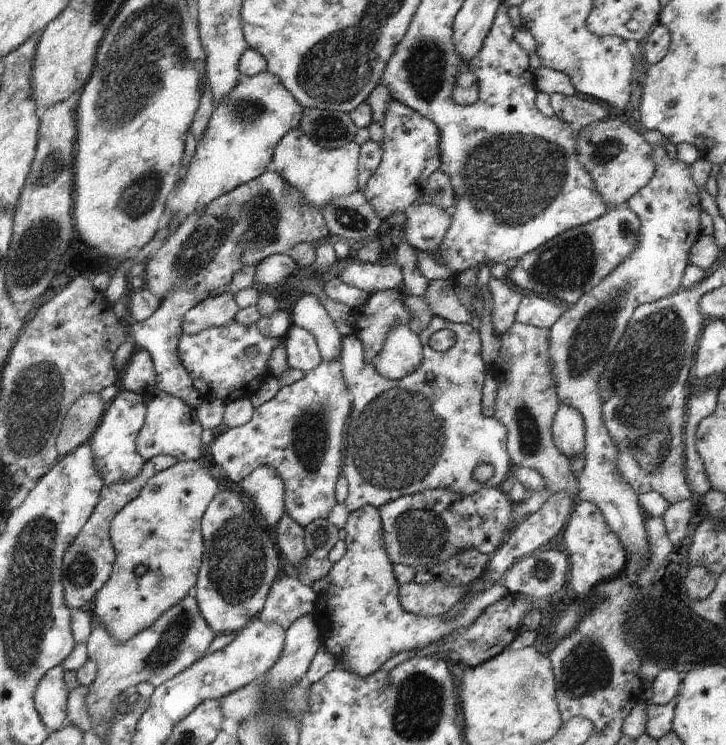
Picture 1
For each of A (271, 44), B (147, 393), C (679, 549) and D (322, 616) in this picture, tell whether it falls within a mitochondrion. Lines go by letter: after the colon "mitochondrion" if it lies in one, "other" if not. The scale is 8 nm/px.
A: other
B: other
C: other
D: other

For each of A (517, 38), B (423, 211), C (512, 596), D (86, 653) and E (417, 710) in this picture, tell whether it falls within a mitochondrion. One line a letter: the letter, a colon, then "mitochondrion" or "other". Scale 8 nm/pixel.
A: other
B: other
C: other
D: other
E: mitochondrion

